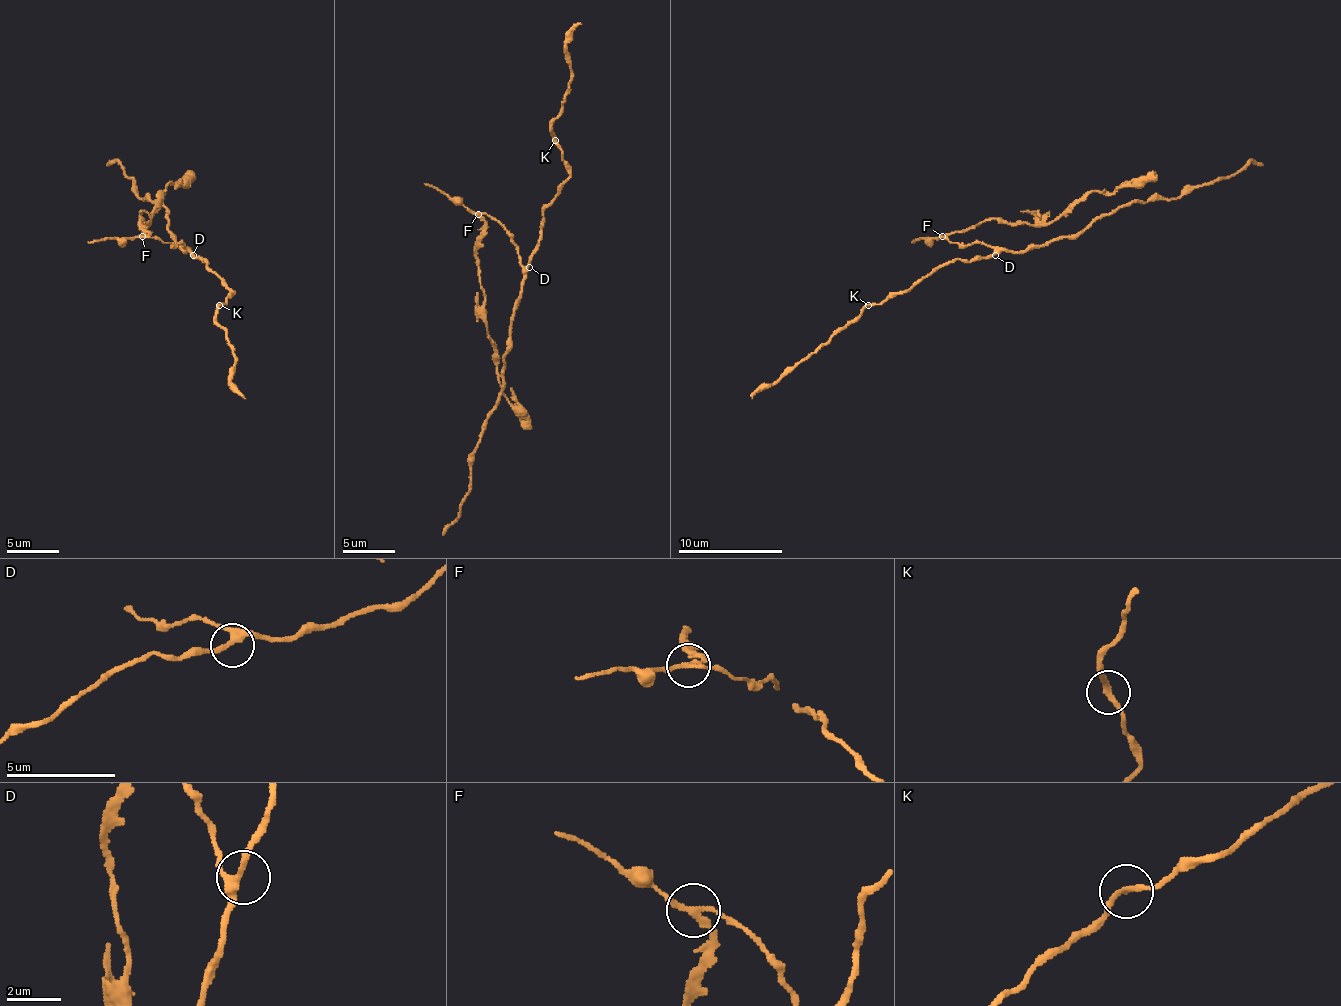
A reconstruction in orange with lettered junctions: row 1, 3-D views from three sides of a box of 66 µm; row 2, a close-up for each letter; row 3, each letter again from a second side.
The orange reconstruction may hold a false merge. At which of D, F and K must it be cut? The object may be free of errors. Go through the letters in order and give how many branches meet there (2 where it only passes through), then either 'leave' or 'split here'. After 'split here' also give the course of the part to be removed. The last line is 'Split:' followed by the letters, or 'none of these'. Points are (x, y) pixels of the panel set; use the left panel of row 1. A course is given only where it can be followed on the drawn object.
D: 3 branches meet; leave
F: 3 branches meet; split here; foreign part runs (141, 237), (149, 231), (141, 218), (149, 224), (159, 208), (159, 192), (196, 176)
K: 2 branches meet; leave
Split: F

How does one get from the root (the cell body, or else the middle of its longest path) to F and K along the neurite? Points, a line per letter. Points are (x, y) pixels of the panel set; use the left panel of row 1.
F: (191, 252), (180, 242), (170, 244), (154, 237), (141, 237)
K: (191, 252), (204, 260), (233, 292), (220, 305)

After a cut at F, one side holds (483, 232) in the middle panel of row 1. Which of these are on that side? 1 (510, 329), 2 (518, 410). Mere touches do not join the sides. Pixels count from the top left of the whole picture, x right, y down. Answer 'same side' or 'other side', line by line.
1: other side
2: same side

